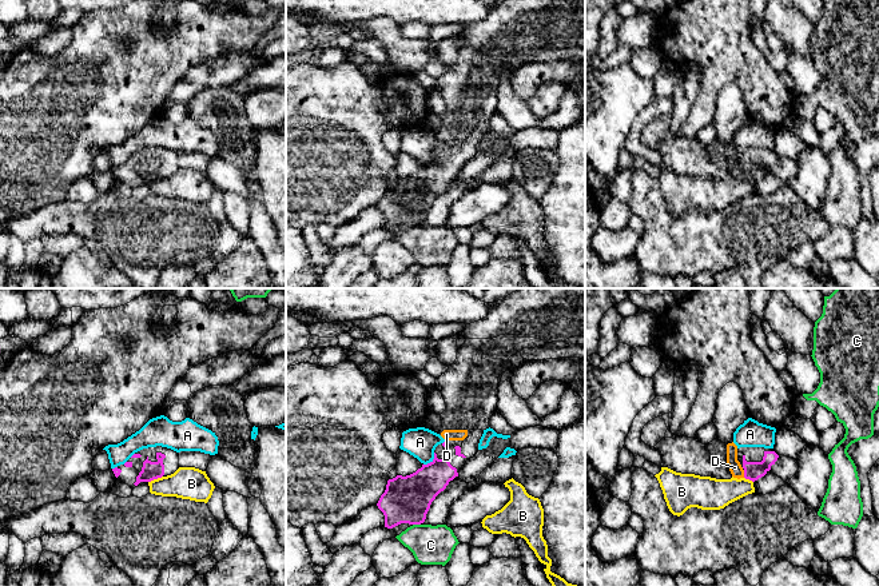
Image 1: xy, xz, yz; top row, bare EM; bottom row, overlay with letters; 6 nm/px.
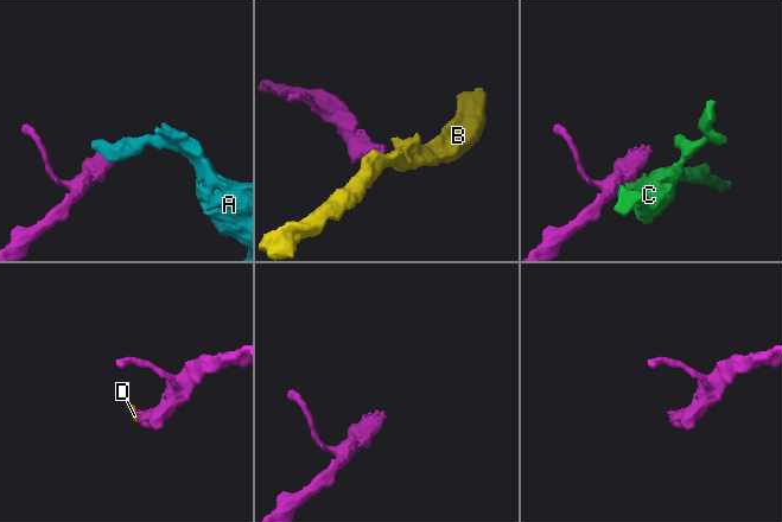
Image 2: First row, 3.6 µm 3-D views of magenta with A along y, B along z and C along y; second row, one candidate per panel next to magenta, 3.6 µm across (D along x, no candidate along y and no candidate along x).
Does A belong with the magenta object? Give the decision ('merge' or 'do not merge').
do not merge

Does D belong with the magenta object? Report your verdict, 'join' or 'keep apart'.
join

